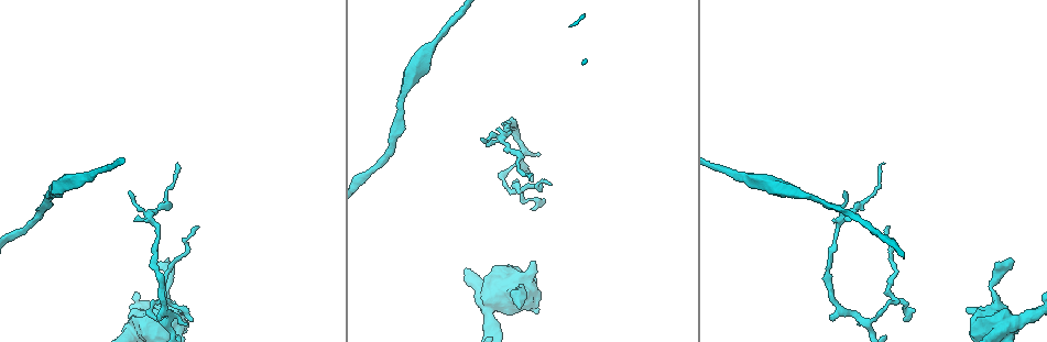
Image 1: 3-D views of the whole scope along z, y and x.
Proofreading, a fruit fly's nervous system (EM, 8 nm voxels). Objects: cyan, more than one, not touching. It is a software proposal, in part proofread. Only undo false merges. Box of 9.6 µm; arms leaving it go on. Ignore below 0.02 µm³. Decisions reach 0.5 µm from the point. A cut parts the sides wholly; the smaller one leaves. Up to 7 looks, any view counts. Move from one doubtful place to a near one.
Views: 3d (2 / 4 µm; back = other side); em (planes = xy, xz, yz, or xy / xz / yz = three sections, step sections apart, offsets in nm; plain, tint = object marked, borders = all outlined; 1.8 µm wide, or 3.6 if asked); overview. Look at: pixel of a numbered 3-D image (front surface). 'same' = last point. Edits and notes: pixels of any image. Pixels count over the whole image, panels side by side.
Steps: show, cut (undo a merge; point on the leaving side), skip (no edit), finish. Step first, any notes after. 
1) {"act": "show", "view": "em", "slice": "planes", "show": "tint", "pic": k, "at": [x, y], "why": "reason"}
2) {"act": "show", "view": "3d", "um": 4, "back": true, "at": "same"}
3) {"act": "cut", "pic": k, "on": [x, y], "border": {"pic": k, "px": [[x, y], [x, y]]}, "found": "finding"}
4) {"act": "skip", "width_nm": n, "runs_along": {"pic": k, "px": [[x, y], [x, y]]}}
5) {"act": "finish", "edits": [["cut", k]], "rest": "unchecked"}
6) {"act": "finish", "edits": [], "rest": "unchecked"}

{"act": "show", "view": "3d", "um": 2, "pic": 1, "at": [151, 214], "why": "sharp bend"}

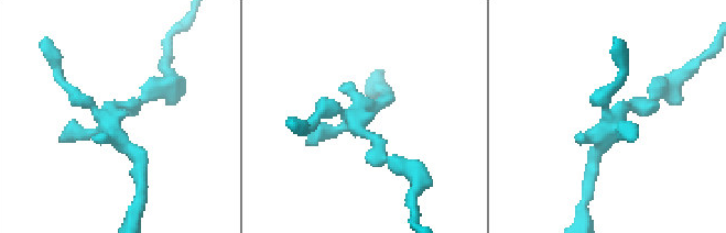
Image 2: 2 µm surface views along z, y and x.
{"act": "show", "view": "em", "um": 3.6, "slice": "xz", "step": 16, "show": "tint", "pic": 2, "at": [115, 118], "why": "now the EM"}

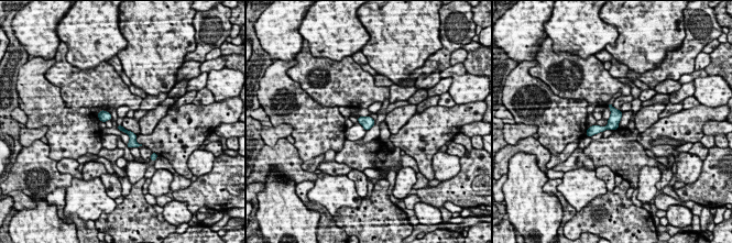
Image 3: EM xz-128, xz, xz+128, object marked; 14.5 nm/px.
{"act": "show", "view": "em", "um": 3.6, "slice": "planes", "show": "tint", "at": "same", "why": "cut it another way"}

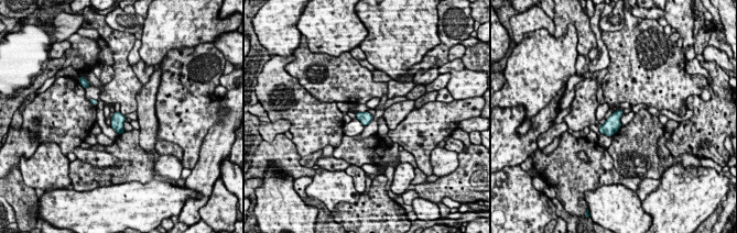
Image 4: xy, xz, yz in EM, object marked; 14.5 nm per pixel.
{"act": "skip", "found": "one cell here"}

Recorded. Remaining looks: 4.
{"act": "show", "view": "3d", "um": 4, "pic": 1, "at": [494, 295], "why": "thick turns thin"}

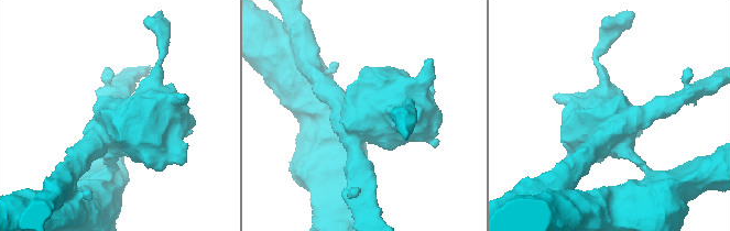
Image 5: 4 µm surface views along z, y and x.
{"act": "show", "view": "em", "um": 3.6, "slice": "planes", "show": "plain", "pic": 5, "at": [366, 116], "why": "shape alone is not enough"}

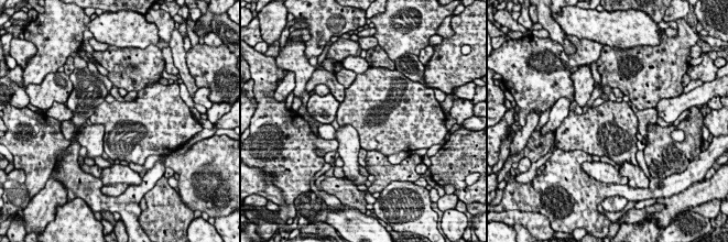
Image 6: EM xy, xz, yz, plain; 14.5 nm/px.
{"act": "show", "view": "em", "um": 3.6, "slice": "planes", "show": "borders", "at": "same", "why": "see the neighbours"}

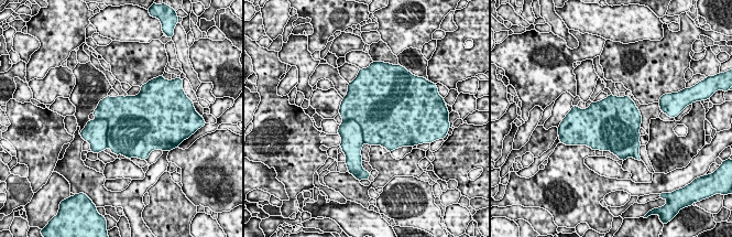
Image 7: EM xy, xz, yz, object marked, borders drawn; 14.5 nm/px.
{"act": "skip", "found": "continuous, no second cell"}

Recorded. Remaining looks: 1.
{"act": "finish", "edits": [], "rest": "unchecked"}

